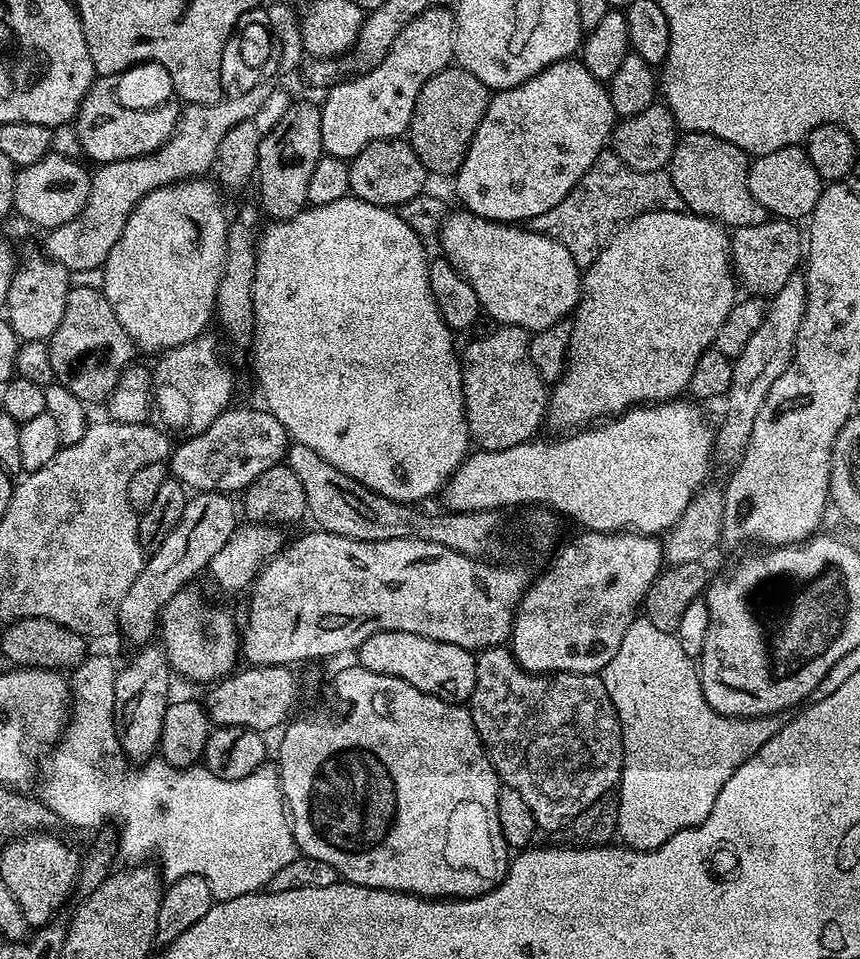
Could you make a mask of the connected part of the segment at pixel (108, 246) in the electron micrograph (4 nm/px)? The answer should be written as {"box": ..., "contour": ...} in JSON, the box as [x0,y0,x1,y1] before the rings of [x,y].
{"box":[47,98,241,273],"contour":[[[224,98],[214,104],[188,104],[180,113],[175,134],[156,152],[99,165],[95,169],[97,172],[91,173],[92,185],[83,210],[70,222],[47,233],[47,255],[69,273],[103,268],[138,202],[142,202],[146,194],[168,184],[203,177],[207,173],[204,171],[216,163],[222,138],[241,122],[240,104],[227,104]]]}

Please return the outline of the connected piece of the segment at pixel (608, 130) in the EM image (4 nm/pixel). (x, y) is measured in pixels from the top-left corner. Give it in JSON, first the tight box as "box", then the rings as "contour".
{"box":[454,58,614,222],"contour":[[[569,58],[560,60],[556,64],[549,66],[549,68],[543,68],[537,76],[530,77],[529,80],[522,82],[518,86],[497,91],[489,99],[488,109],[478,126],[478,130],[474,134],[474,138],[470,142],[466,158],[462,162],[460,169],[456,171],[454,177],[456,196],[464,203],[461,205],[467,211],[487,220],[531,222],[535,216],[541,216],[546,210],[556,208],[558,202],[562,202],[562,198],[566,198],[566,194],[570,194],[573,186],[587,174],[588,167],[600,157],[601,152],[605,151],[606,145],[609,143],[612,135],[613,127],[614,113],[612,111],[612,103],[608,97],[607,87],[601,81],[596,80],[594,74],[590,74],[590,70],[586,70],[586,66],[579,59]]]}

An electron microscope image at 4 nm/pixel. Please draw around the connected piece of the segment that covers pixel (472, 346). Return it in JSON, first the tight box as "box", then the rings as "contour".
{"box":[460,324,550,452],"contour":[[[505,324],[489,337],[469,339],[464,352],[462,348],[460,373],[468,434],[485,452],[526,444],[539,433],[540,423],[545,423],[550,388],[530,362],[529,339],[527,328]]]}

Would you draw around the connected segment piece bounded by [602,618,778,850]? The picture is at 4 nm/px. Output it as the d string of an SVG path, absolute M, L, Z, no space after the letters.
M637 618L632 621L632 625L626 630L626 638L622 638L622 646L618 646L618 654L614 654L614 658L604 667L602 679L606 690L610 694L610 702L620 719L620 733L624 743L624 768L620 772L618 785L620 798L618 797L615 801L617 808L616 832L619 838L621 836L624 839L621 841L625 845L633 848L641 850L657 848L665 844L678 830L694 828L696 825L701 824L706 818L706 814L710 814L710 810L714 810L714 802L718 798L722 786L730 778L730 774L734 774L734 770L738 770L738 766L745 764L761 746L766 742L770 742L770 738L775 736L778 731L778 724L775 724L775 719L772 716L753 716L751 718L719 716L709 706L702 694L700 677L694 671L693 657L688 656L686 650L682 650L682 646L675 634L666 630L658 630L658 626L654 626L654 622L650 622L646 618Z

